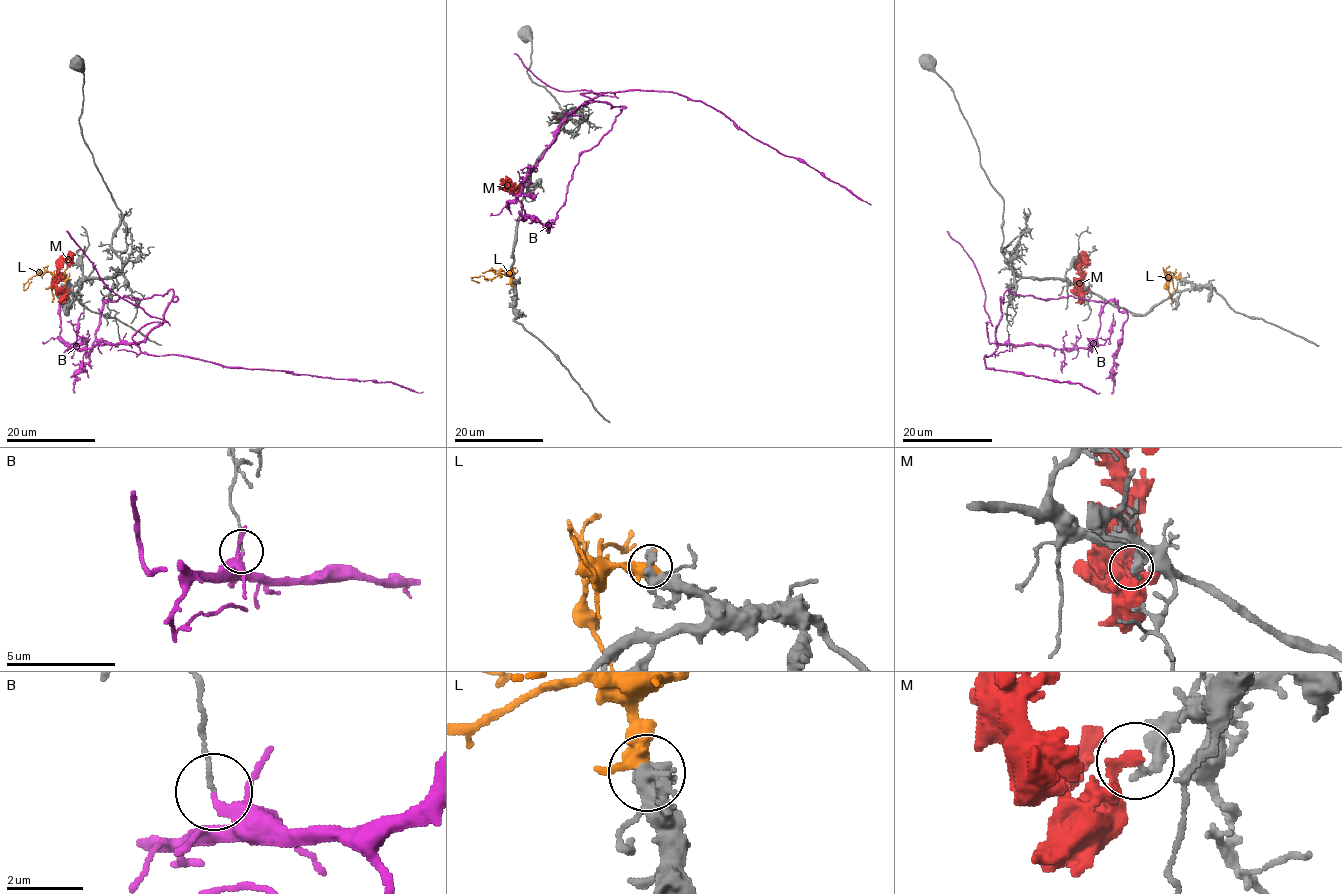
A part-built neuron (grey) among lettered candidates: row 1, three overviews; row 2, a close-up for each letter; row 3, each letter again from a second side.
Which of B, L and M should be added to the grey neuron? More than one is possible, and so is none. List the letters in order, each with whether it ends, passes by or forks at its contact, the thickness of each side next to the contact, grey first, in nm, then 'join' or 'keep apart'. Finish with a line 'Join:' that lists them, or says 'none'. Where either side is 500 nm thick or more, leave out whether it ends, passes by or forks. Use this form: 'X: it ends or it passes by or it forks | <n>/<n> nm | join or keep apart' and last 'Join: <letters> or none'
B: it passes by | 110/190 nm | keep apart
L: it passes by | 360/400 nm | keep apart
M: it ends | 300/260 nm | keep apart
Join: none

